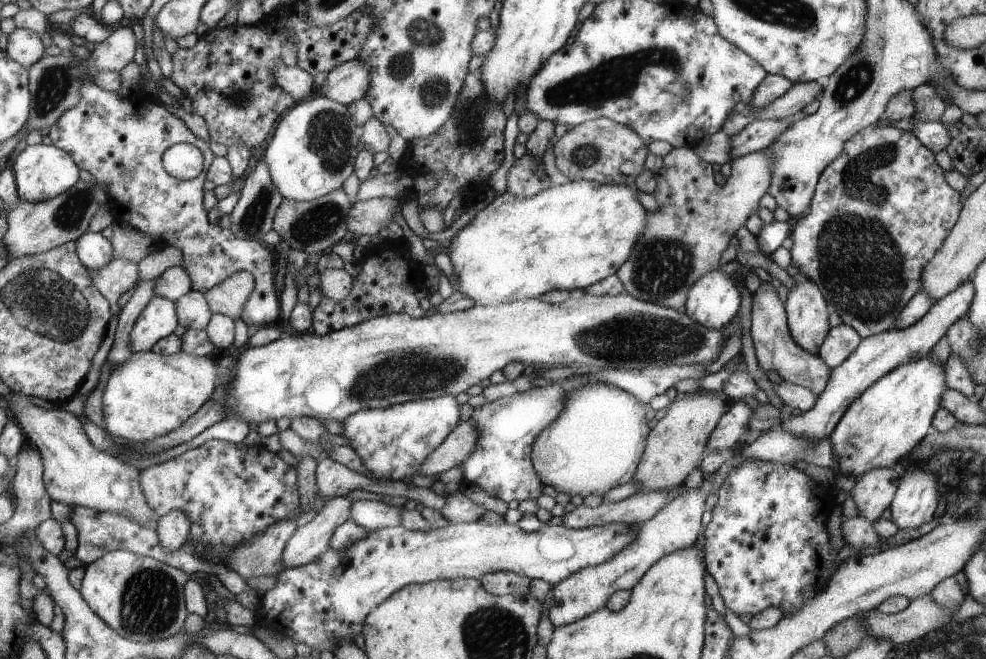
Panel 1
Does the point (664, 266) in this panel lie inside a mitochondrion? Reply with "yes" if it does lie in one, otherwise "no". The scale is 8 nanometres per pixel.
yes

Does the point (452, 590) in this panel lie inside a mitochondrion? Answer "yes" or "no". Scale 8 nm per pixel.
no

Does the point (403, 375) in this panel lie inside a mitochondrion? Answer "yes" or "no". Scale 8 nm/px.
yes

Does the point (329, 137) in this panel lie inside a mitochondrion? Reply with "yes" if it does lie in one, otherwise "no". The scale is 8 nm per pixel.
yes

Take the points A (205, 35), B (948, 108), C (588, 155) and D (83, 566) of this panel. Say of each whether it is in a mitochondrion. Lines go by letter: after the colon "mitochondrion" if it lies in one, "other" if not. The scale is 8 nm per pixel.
A: other
B: other
C: mitochondrion
D: other

